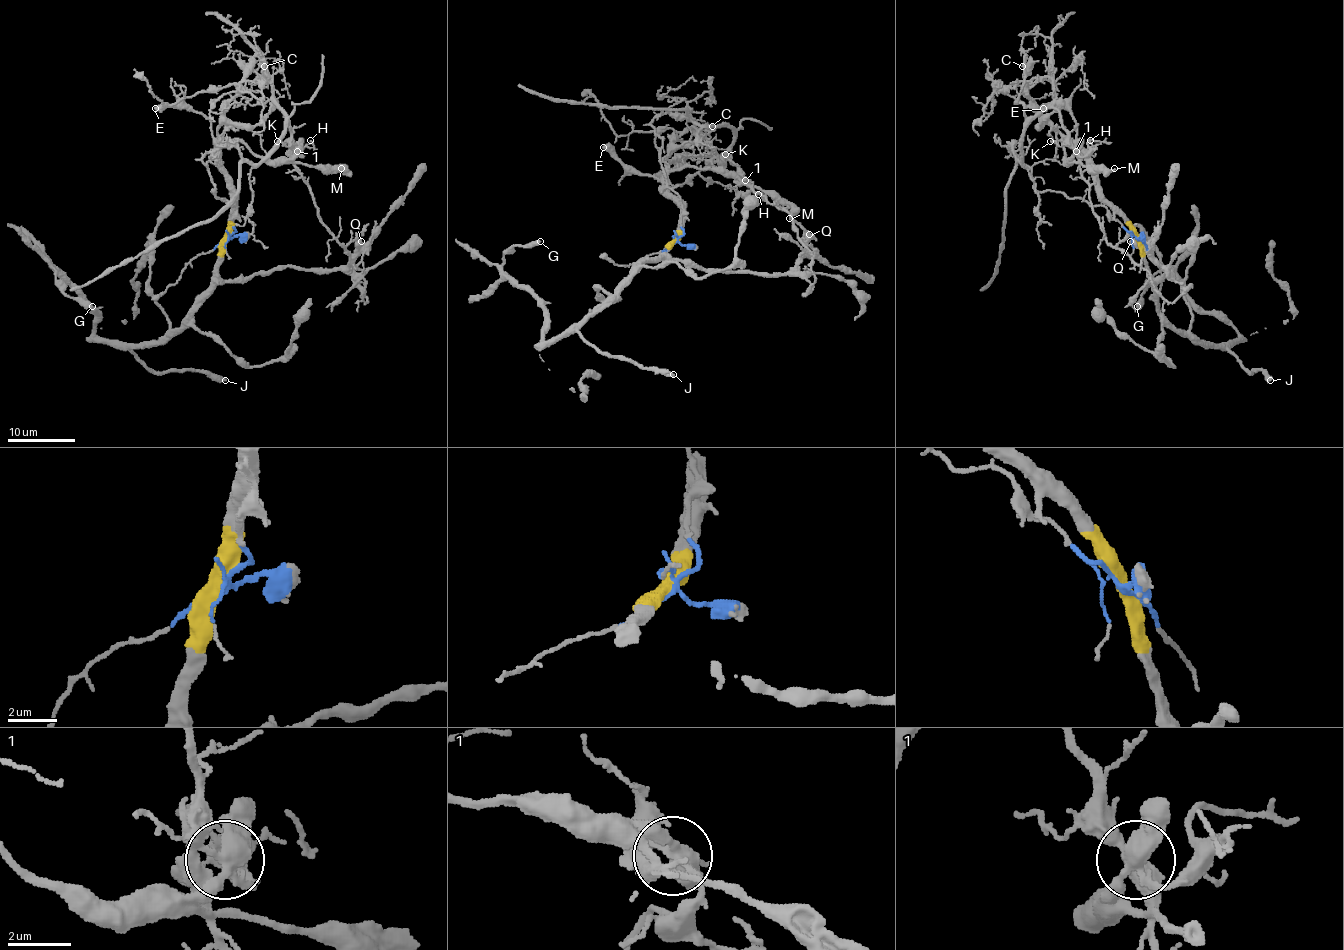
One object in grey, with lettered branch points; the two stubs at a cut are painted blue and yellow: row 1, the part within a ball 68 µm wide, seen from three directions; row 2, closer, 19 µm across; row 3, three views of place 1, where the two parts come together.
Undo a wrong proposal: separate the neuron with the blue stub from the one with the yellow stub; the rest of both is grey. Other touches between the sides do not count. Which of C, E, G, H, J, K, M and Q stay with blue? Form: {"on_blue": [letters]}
{"on_blue": ["C", "H", "K"]}

